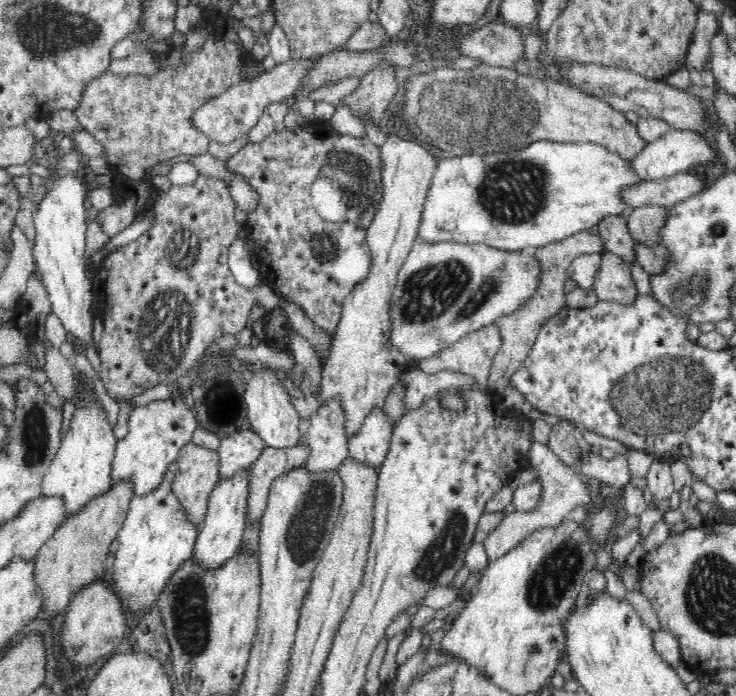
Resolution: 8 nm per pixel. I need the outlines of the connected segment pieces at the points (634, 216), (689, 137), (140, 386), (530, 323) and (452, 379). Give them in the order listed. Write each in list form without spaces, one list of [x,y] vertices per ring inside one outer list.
[[[642,205],[625,214],[630,236],[644,246],[660,245],[660,230],[668,211],[658,205]]]
[[[671,129],[662,138],[646,143],[644,150],[638,156],[634,156],[632,169],[636,169],[636,175],[640,180],[663,180],[678,173],[688,173],[692,168],[700,170],[700,166],[712,166],[719,162],[719,155],[710,146],[704,132]]]
[[[199,172],[192,184],[172,185],[168,191],[162,191],[157,194],[154,202],[154,213],[155,220],[150,229],[120,250],[115,250],[108,254],[100,262],[96,275],[96,280],[100,284],[100,288],[102,288],[102,292],[108,296],[108,304],[106,304],[106,298],[104,298],[104,306],[102,306],[102,314],[100,315],[103,320],[103,331],[99,333],[97,348],[98,355],[100,355],[100,360],[102,361],[99,375],[102,384],[106,387],[108,396],[117,402],[133,399],[153,388],[153,386],[158,386],[158,384],[165,382],[178,381],[178,378],[189,374],[201,362],[207,349],[212,347],[217,339],[220,339],[224,334],[235,336],[246,327],[248,316],[250,316],[250,312],[252,312],[252,308],[256,304],[262,306],[266,311],[272,310],[272,308],[279,306],[281,297],[269,285],[260,284],[251,289],[242,286],[229,269],[227,254],[229,253],[230,245],[233,244],[237,237],[239,226],[234,219],[234,202],[230,196],[230,191],[226,189],[226,185],[220,179]]]
[[[588,230],[568,236],[568,238],[564,238],[557,243],[550,242],[546,246],[531,249],[534,252],[534,257],[538,259],[538,265],[540,265],[538,290],[534,290],[534,296],[524,306],[520,306],[512,314],[502,316],[494,322],[495,326],[500,330],[502,345],[496,356],[494,356],[494,362],[492,368],[490,368],[487,384],[488,392],[498,395],[498,397],[502,396],[504,390],[509,388],[515,371],[526,361],[544,323],[560,309],[566,308],[564,282],[567,279],[566,271],[570,268],[570,263],[581,254],[590,254],[592,252],[602,254],[604,249],[602,237],[597,234],[590,234]]]
[[[410,366],[400,377],[399,381],[406,386],[406,412],[418,410],[426,400],[434,398],[436,394],[442,391],[461,391],[470,390],[476,383],[472,377],[456,373],[450,370],[444,370],[437,374],[426,374],[420,369],[414,369]]]

